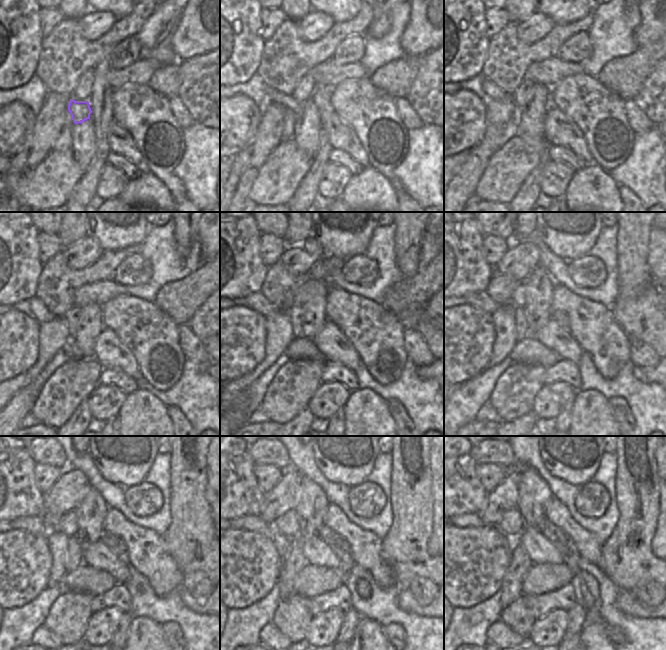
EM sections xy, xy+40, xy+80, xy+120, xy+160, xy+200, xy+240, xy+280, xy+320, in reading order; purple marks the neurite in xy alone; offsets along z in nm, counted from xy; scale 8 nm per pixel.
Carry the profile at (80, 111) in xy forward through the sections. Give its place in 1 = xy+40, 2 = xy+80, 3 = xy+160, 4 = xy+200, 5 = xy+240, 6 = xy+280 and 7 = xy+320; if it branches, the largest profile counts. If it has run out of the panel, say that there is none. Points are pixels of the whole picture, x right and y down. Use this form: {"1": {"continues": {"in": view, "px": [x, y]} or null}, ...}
{"1": {"continues": {"in": "xy+40", "px": [272, 96]}}, "2": {"continues": {"in": "xy+80", "px": [492, 91]}}, "3": {"continues": {"in": "xy+160", "px": [256, 301]}}, "4": {"continues": {"in": "xy+200", "px": [481, 300]}}, "5": {"continues": {"in": "xy+240", "px": [36, 524]}}, "6": {"continues": {"in": "xy+280", "px": [255, 523]}}, "7": {"continues": {"in": "xy+320", "px": [468, 519]}}}

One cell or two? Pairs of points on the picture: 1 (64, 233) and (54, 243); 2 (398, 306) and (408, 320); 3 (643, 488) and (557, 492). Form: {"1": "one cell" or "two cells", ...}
{"1": "two cells", "2": "two cells", "3": "two cells"}

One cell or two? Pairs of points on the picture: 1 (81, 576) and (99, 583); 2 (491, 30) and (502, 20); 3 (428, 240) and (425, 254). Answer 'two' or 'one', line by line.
1: one
2: one
3: one

